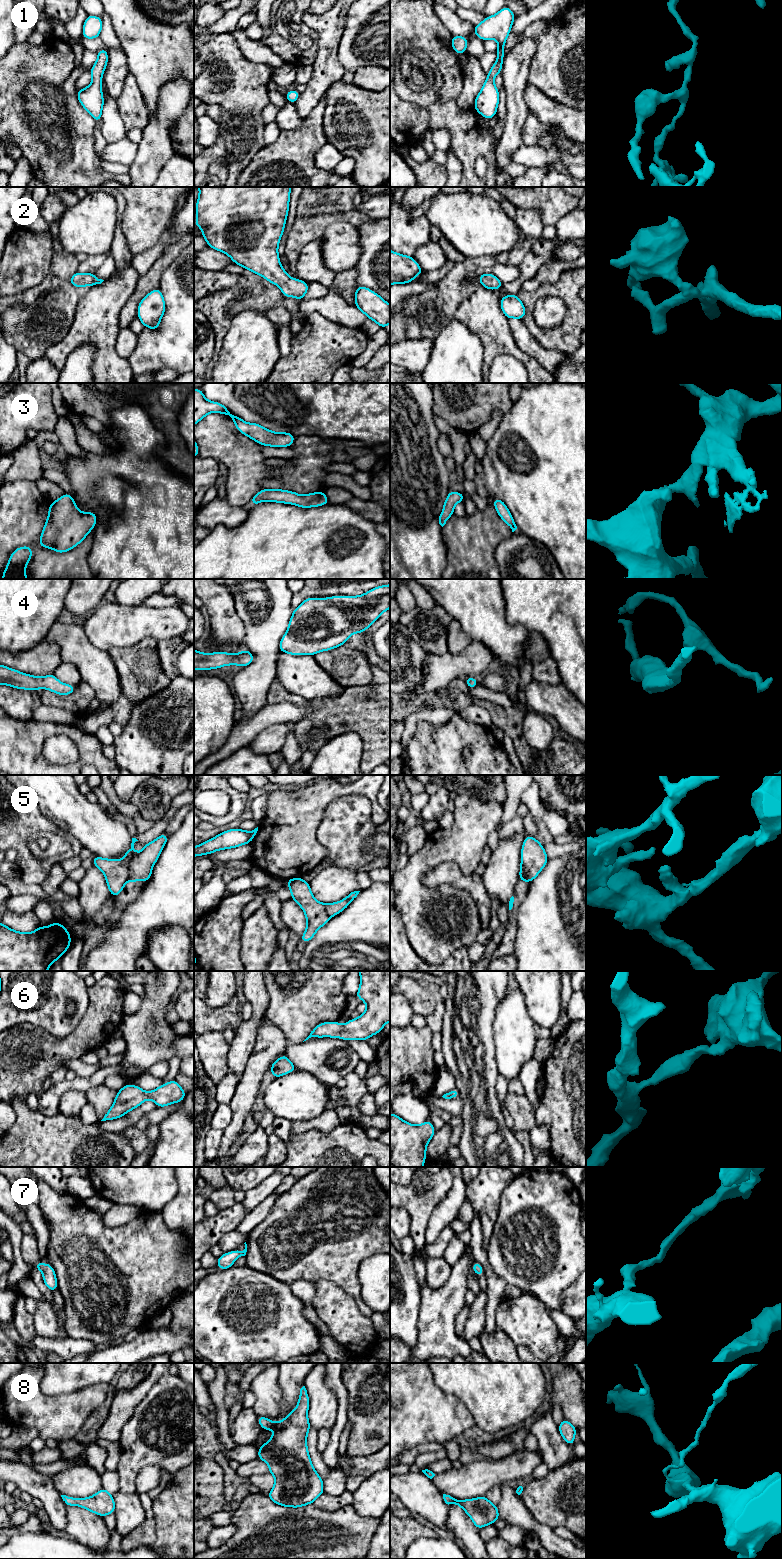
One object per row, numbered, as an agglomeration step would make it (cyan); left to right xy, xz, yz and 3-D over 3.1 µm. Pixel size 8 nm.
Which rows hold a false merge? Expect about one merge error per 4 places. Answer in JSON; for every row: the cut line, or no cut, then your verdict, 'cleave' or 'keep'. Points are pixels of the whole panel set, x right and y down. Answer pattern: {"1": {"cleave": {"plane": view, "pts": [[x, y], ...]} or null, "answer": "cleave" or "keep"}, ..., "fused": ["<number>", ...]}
{"1": {"cleave": null, "answer": "keep"}, "2": {"cleave": null, "answer": "keep"}, "3": {"cleave": null, "answer": "keep"}, "4": {"cleave": null, "answer": "keep"}, "5": {"cleave": {"plane": "xy", "pts": [[135, 853], [129, 864], [129, 877], [127, 879]]}, "answer": "cleave"}, "6": {"cleave": null, "answer": "keep"}, "7": {"cleave": null, "answer": "keep"}, "8": {"cleave": null, "answer": "keep"}, "fused": ["5"]}

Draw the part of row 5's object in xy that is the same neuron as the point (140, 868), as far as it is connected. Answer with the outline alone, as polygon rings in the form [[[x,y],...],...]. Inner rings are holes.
[[[161,834],[157,839],[146,844],[140,853],[135,853],[129,864],[129,878],[131,882],[142,880],[147,882],[152,874],[152,868],[159,858],[169,836]]]

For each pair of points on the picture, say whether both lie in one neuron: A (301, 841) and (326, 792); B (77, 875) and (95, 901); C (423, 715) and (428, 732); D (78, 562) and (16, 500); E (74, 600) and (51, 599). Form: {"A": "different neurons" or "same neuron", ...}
{"A": "same neuron", "B": "different neurons", "C": "different neurons", "D": "same neuron", "E": "different neurons"}

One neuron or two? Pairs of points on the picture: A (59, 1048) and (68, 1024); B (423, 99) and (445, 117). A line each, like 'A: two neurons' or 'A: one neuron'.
A: two neurons
B: one neuron

